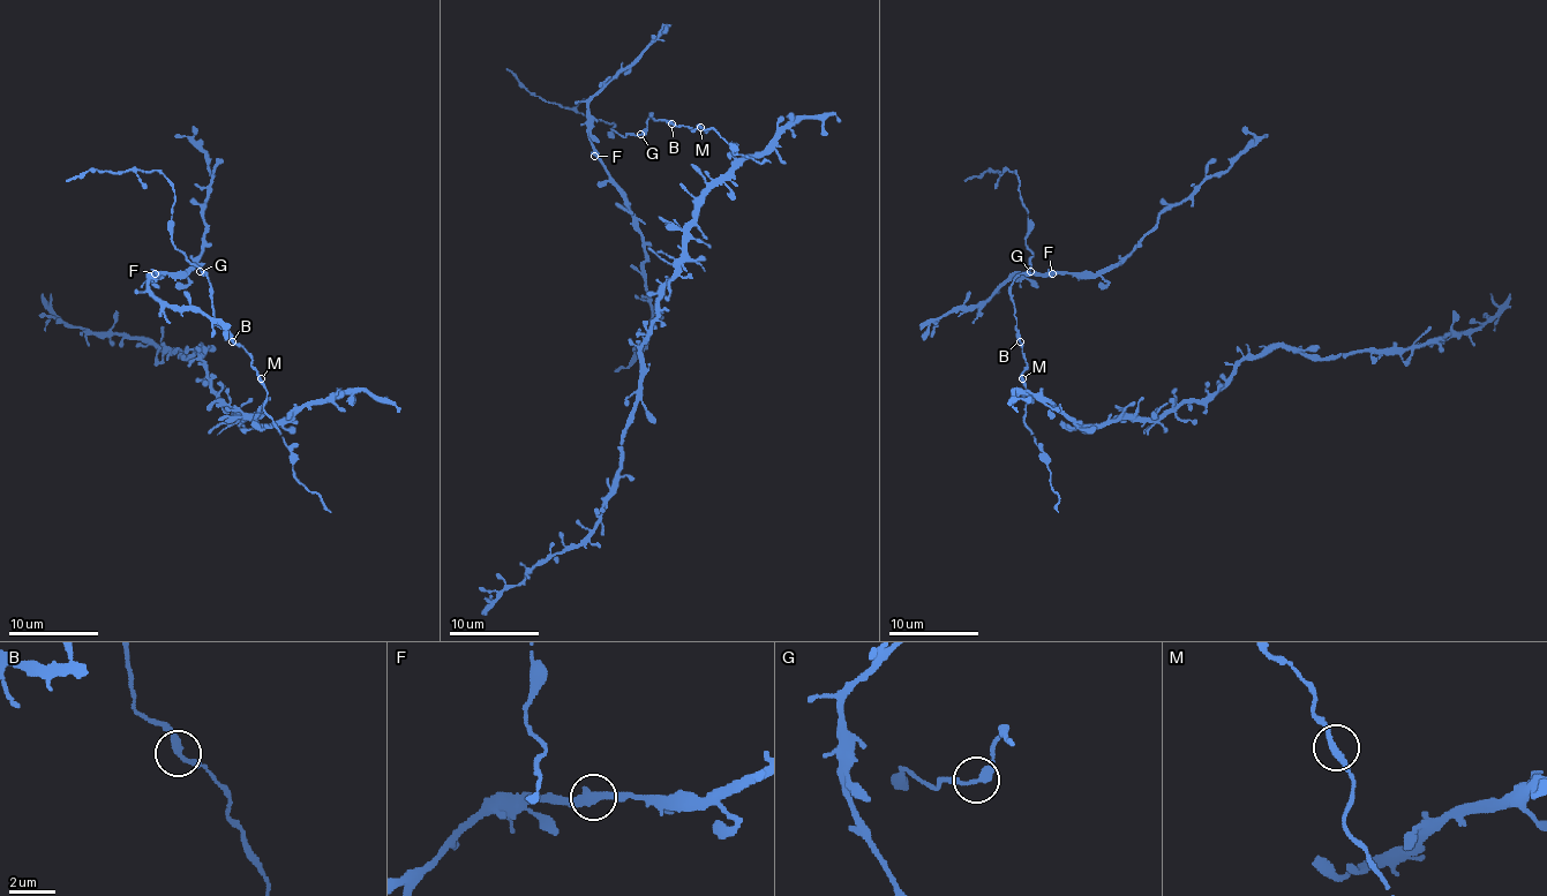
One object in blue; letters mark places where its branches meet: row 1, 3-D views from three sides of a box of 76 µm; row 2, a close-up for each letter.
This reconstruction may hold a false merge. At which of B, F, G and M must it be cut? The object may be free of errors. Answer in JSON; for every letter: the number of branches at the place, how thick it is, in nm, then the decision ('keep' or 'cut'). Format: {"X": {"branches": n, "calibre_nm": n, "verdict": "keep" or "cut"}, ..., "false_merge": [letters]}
{"B": {"branches": 2, "calibre_nm": 260, "verdict": "keep"}, "F": {"branches": 2, "calibre_nm": 360, "verdict": "keep"}, "G": {"branches": 2, "calibre_nm": 280, "verdict": "keep"}, "M": {"branches": 2, "calibre_nm": 240, "verdict": "keep"}, "false_merge": []}

